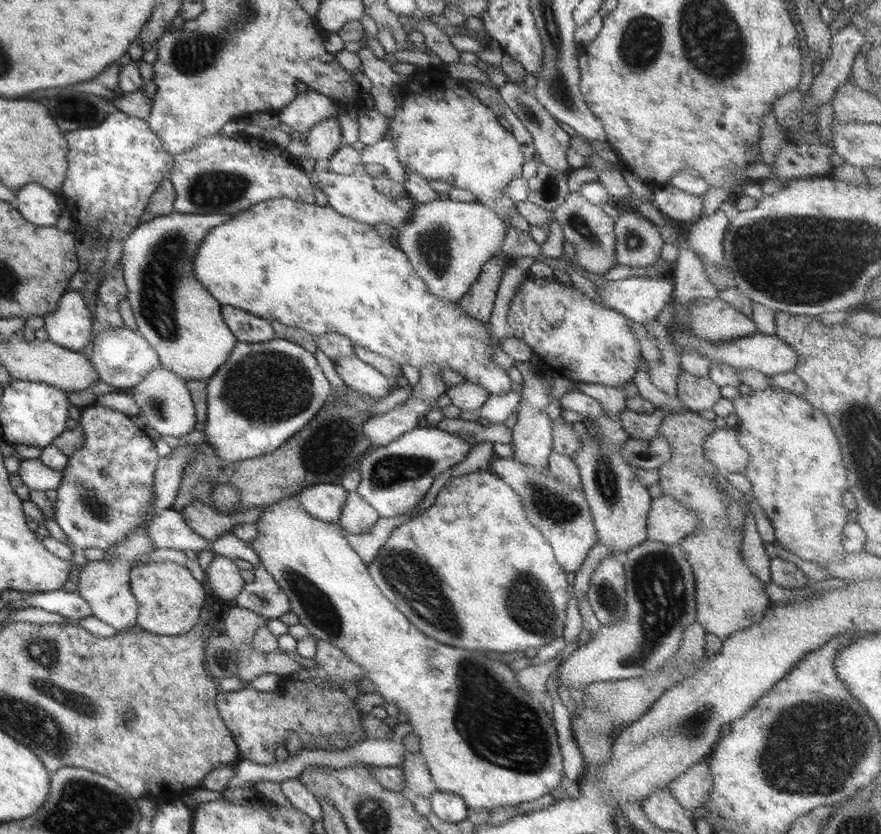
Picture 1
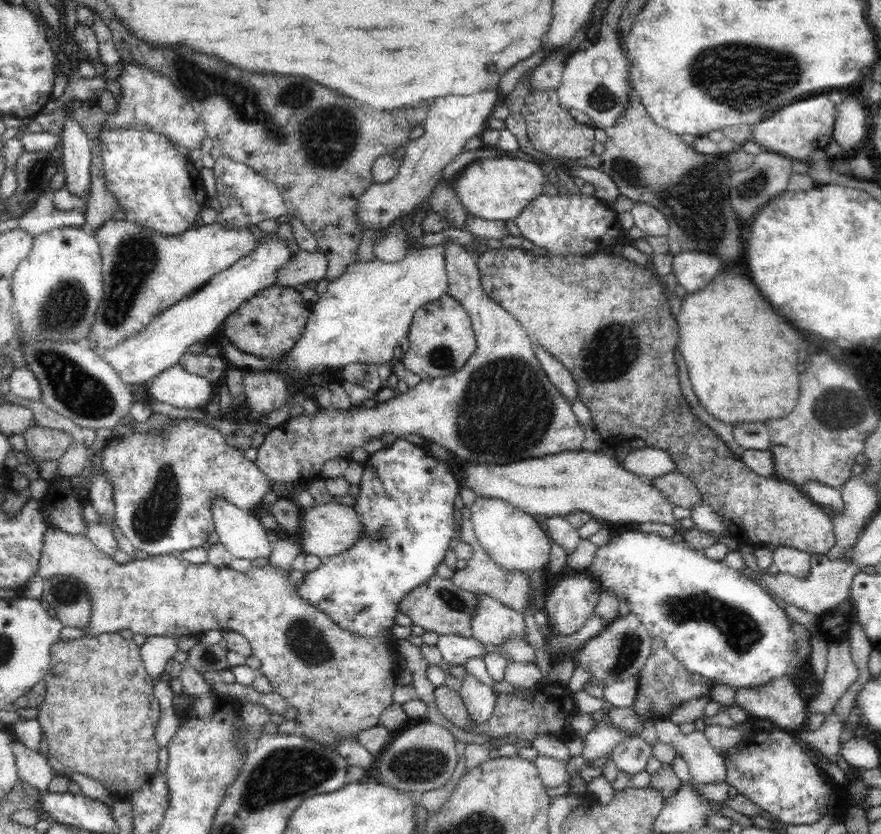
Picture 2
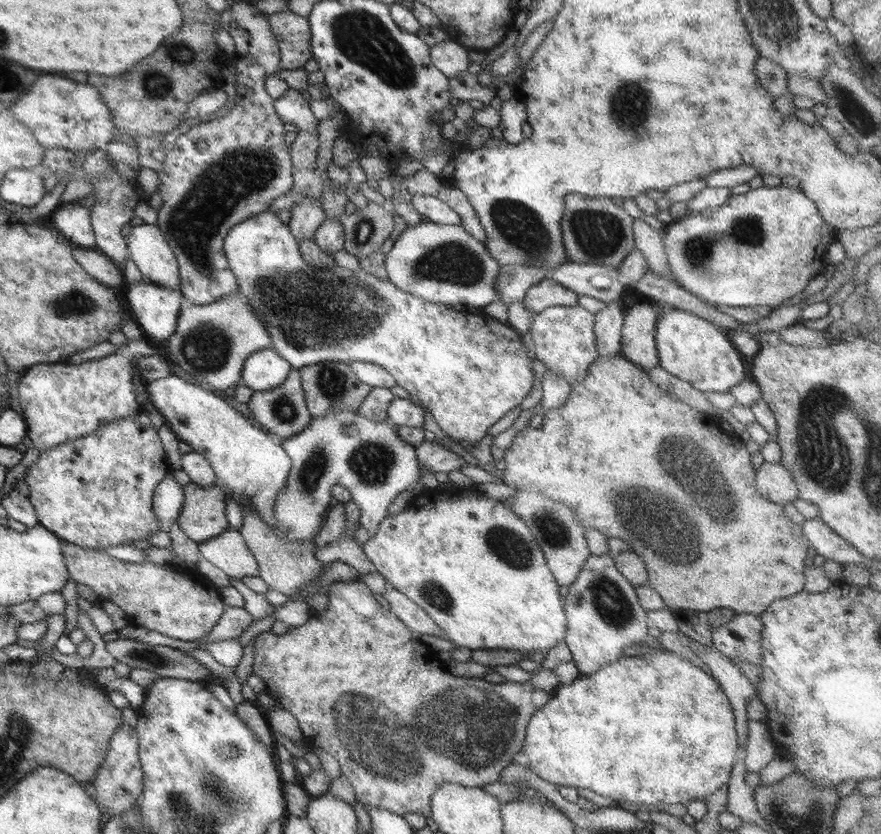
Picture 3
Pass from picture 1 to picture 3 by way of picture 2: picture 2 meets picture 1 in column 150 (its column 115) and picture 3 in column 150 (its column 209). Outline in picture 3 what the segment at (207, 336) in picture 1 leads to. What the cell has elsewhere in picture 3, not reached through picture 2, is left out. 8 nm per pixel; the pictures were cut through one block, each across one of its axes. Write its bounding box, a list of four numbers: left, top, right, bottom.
[125,223,179,291]

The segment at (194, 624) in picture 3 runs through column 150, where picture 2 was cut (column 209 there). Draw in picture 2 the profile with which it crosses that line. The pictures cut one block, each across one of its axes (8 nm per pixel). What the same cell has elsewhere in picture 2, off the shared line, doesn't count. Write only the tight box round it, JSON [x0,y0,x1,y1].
[37,527,400,747]

